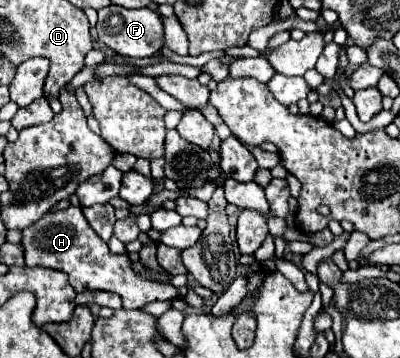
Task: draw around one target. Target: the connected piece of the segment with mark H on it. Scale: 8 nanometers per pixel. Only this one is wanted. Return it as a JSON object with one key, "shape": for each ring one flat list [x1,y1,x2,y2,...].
{"shape":[[69,206,57,214,45,214,35,224,23,230,23,250,27,266,45,266,53,270,63,270,69,274,69,282,75,292,83,290,107,290,115,292,123,300,123,308,143,308,155,300,175,300,179,290,173,284,161,284,151,280,139,280,131,272,127,254,114,255,109,246,95,236,89,228,81,206]]}

